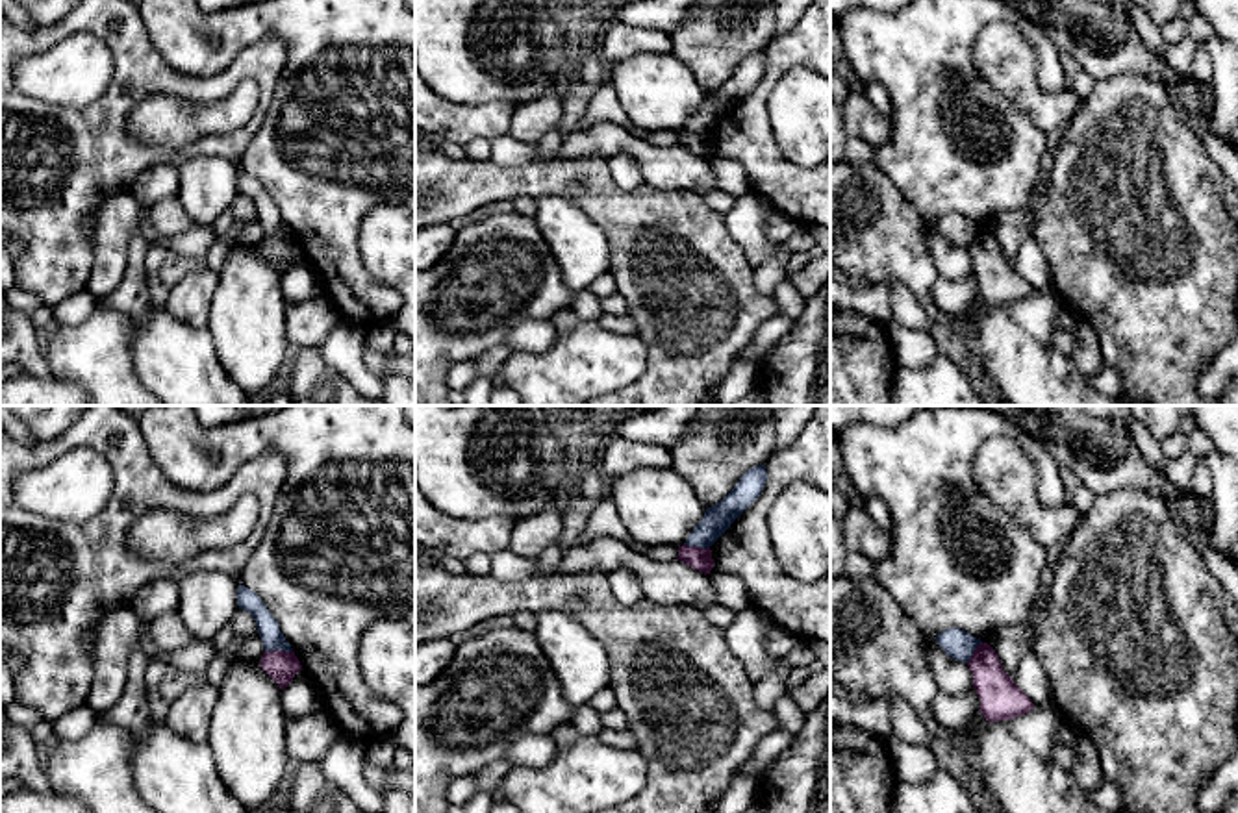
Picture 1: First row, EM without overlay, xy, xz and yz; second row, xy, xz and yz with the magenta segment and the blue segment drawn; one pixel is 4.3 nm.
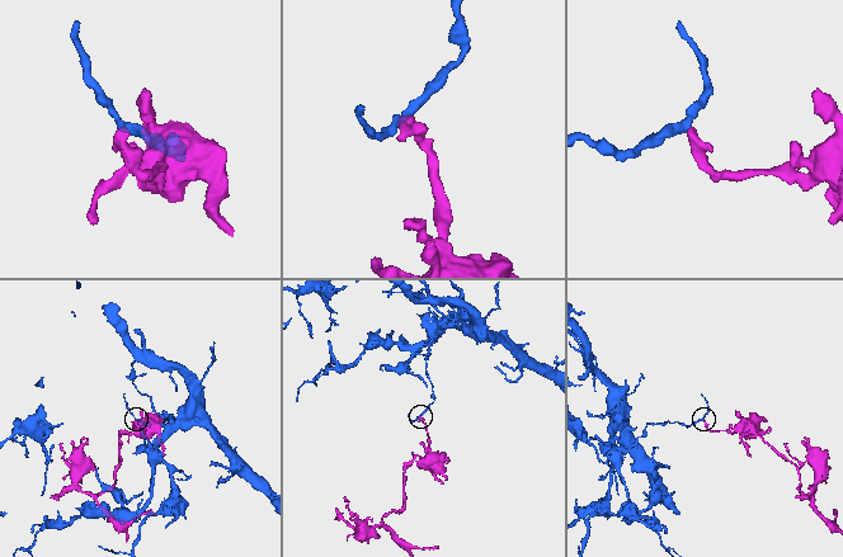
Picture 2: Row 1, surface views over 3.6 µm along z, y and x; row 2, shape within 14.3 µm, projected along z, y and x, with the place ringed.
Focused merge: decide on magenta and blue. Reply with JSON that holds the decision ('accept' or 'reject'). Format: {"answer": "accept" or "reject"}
{"answer": "reject"}

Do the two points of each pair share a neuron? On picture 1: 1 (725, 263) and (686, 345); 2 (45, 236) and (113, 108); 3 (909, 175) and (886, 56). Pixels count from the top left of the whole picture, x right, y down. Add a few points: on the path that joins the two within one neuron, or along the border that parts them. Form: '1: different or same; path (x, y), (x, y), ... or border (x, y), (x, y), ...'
1: same; path (705, 284), (694, 295), (694, 325)
2: same; path (67, 204), (71, 176), (93, 139)
3: same; path (914, 145), (912, 86)

